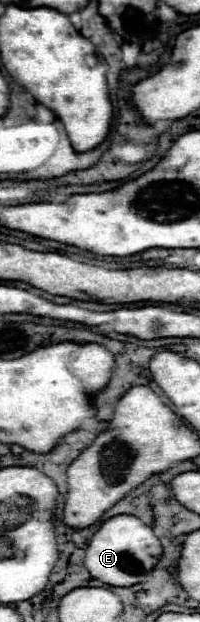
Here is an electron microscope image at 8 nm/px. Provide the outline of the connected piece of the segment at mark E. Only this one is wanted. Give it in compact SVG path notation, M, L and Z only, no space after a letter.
M115 515L107 519L93 535L87 547L85 567L91 577L99 579L109 587L131 587L141 583L143 575L153 571L153 567L161 559L161 553L163 547L149 525L145 525L139 517L133 515Z

